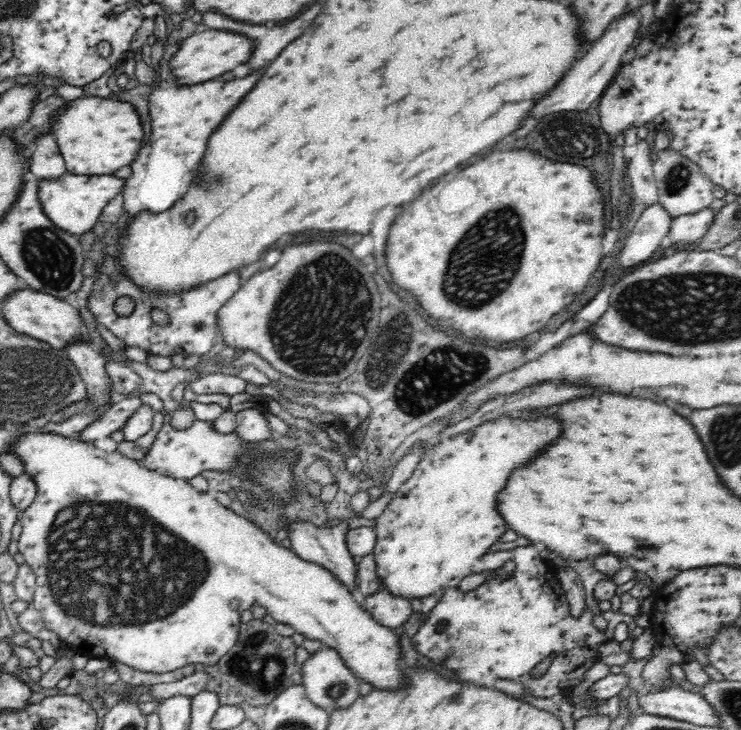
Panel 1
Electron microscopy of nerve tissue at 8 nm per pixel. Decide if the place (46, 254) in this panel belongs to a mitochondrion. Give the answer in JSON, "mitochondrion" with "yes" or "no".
{"mitochondrion":"yes"}

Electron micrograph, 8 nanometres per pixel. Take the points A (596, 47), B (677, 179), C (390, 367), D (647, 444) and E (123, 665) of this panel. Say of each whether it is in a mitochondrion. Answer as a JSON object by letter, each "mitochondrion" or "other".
{"A":"other","B":"mitochondrion","C":"mitochondrion","D":"other","E":"other"}

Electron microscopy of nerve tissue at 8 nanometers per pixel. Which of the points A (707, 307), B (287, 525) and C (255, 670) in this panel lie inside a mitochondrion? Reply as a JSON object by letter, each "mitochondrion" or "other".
{"A":"mitochondrion","B":"other","C":"mitochondrion"}

